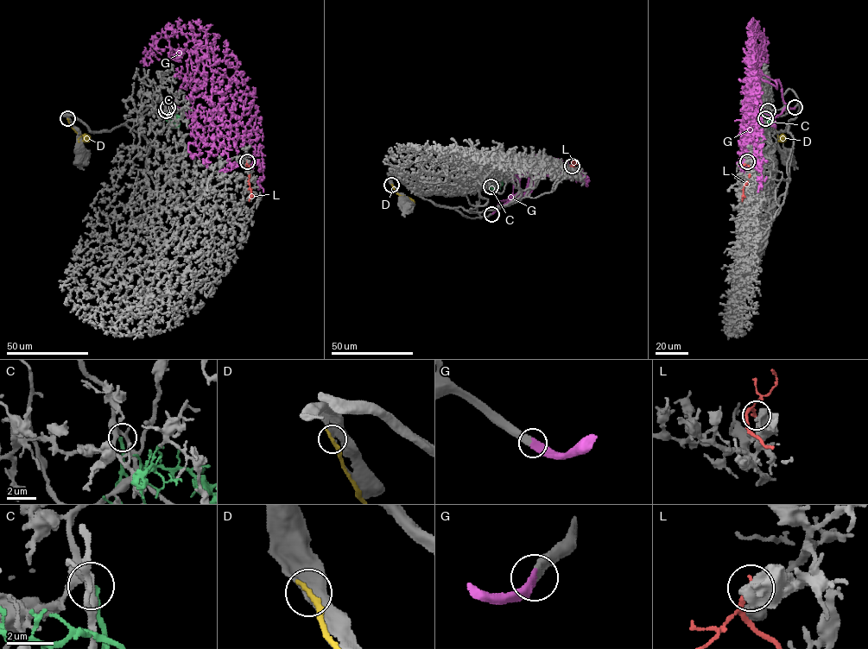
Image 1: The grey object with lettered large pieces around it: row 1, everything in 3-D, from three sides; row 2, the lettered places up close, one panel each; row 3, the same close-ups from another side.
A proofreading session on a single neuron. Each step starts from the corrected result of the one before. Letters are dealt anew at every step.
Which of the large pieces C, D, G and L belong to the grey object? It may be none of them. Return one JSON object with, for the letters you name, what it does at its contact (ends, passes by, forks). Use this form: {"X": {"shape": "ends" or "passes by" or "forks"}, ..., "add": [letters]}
{"G": {"shape": "ends"}, "add": ["G"]}

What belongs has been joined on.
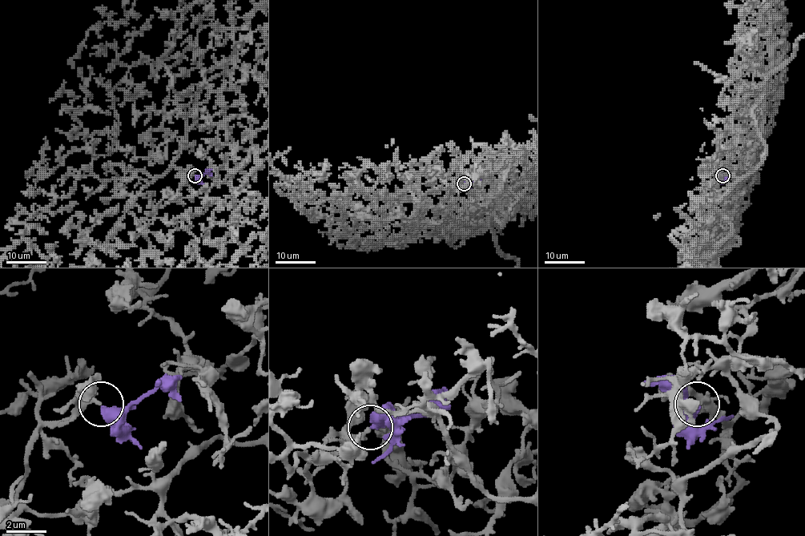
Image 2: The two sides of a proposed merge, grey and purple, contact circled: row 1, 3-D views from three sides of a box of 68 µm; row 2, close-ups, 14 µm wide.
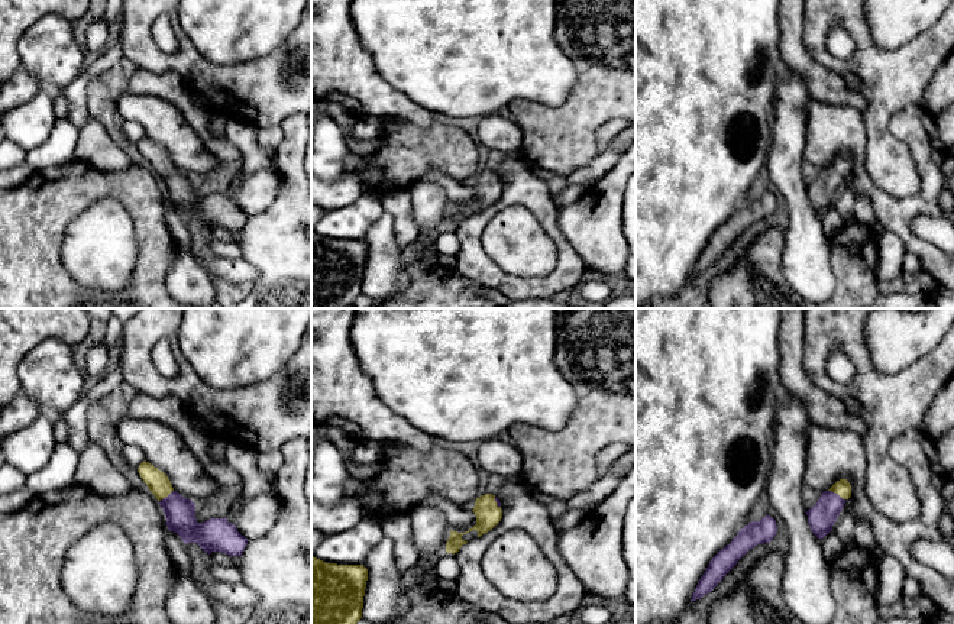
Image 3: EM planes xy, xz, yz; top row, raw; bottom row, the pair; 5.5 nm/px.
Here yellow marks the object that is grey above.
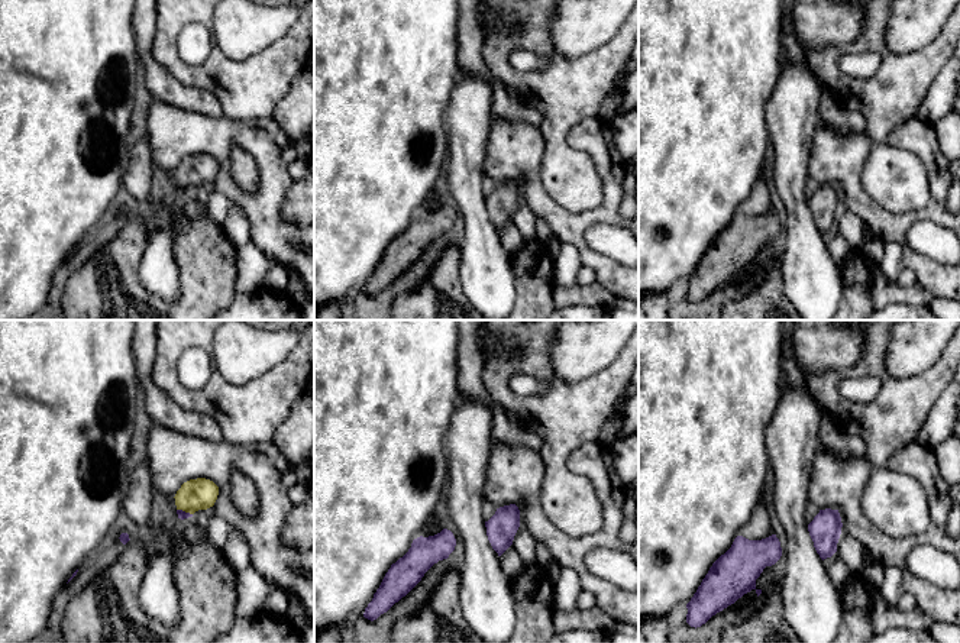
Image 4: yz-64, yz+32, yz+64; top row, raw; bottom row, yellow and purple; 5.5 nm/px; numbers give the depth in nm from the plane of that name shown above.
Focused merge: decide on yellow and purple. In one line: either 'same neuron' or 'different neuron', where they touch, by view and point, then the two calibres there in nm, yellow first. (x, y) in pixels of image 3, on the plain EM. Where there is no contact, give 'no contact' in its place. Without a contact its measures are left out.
same neuron; meets yellow in yz at (837, 168); 90 nm thick on the yellow side, 160 nm on the other

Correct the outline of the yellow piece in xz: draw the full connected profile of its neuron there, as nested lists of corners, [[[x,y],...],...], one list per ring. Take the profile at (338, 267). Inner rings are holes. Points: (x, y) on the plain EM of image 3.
[[[311,233],[311,308],[349,308],[362,294],[368,245]]]

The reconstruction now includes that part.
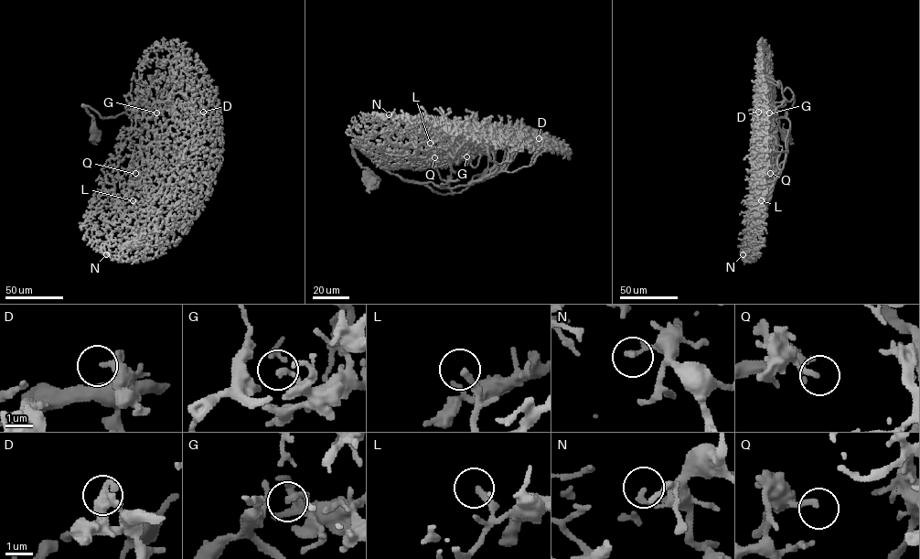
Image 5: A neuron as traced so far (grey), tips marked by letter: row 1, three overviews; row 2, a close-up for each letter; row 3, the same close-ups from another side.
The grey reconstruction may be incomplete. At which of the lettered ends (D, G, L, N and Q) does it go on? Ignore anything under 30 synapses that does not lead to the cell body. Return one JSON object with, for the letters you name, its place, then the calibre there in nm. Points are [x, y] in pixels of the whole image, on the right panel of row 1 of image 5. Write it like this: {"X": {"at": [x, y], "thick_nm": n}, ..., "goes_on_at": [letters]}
{"L": {"at": [761, 200], "thick_nm": 220}, "goes_on_at": ["L"]}

